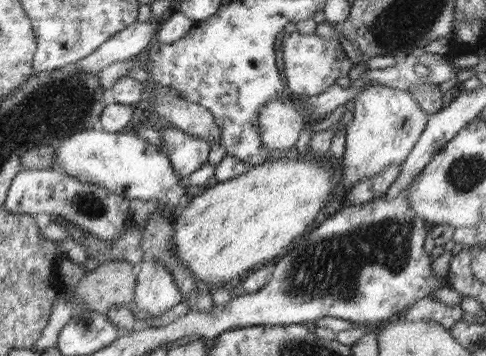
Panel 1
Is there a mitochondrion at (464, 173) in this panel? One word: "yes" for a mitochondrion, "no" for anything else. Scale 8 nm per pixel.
yes

